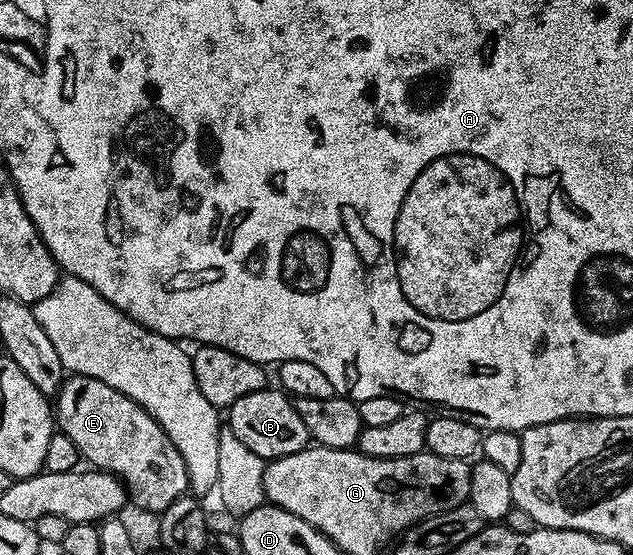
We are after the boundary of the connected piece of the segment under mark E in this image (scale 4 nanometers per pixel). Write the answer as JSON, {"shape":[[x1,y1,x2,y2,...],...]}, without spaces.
{"shape":[[68,376,59,388,59,396,54,398,53,417,57,422,58,432,73,439,80,458,91,464,88,466,111,473,122,481,132,506,135,504,147,513,158,515,167,510,169,503,188,492,187,472,181,459,181,451,177,451,177,447,173,447,173,443,168,441,157,419,153,419,153,415,149,415,133,399,121,395,121,391,92,377]]}

